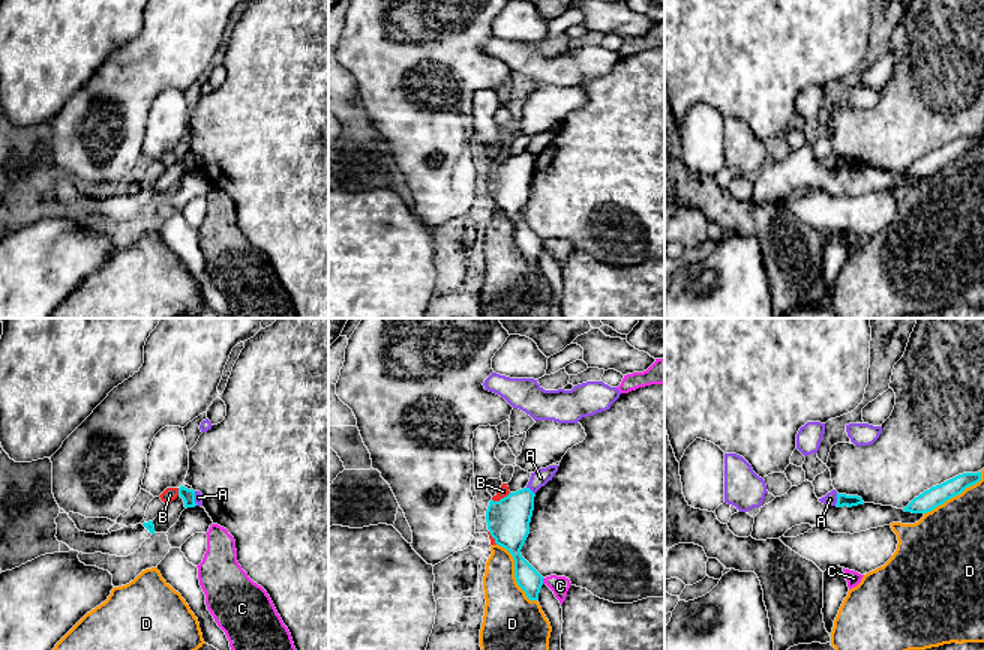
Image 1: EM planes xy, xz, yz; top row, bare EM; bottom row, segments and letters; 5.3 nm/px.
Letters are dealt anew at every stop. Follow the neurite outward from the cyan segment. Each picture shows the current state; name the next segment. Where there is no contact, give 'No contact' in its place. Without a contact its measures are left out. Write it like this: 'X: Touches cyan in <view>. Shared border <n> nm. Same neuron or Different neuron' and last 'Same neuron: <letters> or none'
A: Touches cyan in yz. Shared border 70 nm. Different neuron
B: Touches cyan in xz. Shared border 110 nm. Different neuron
C: Touches cyan in xz. Shared border 30 nm. Different neuron
D: Touches cyan in xz. Shared border 380 nm. Different neuron
Same neuron: none

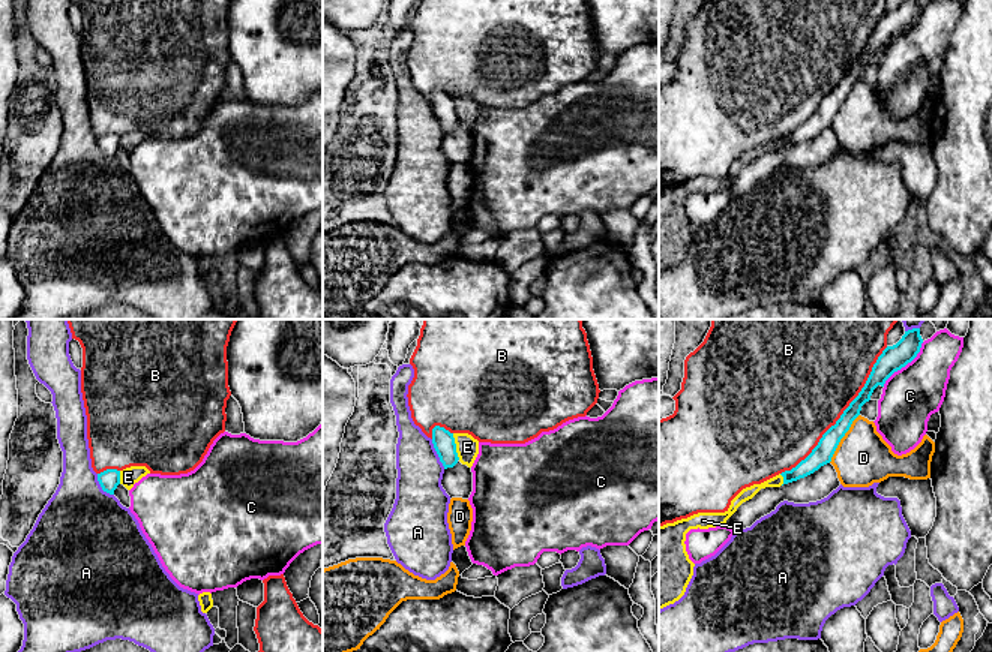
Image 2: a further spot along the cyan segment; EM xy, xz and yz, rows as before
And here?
A: Touches cyan in xz. Shared border 180 nm. Different neuron
B: Touches cyan in yz. Shared border 900 nm. Different neuron
C: Touches cyan in yz. Shared border 320 nm. Different neuron
D: Touches cyan in yz. Shared border 300 nm. Different neuron
E: Touches cyan in xz. Shared border 150 nm. Different neuron
Same neuron: none

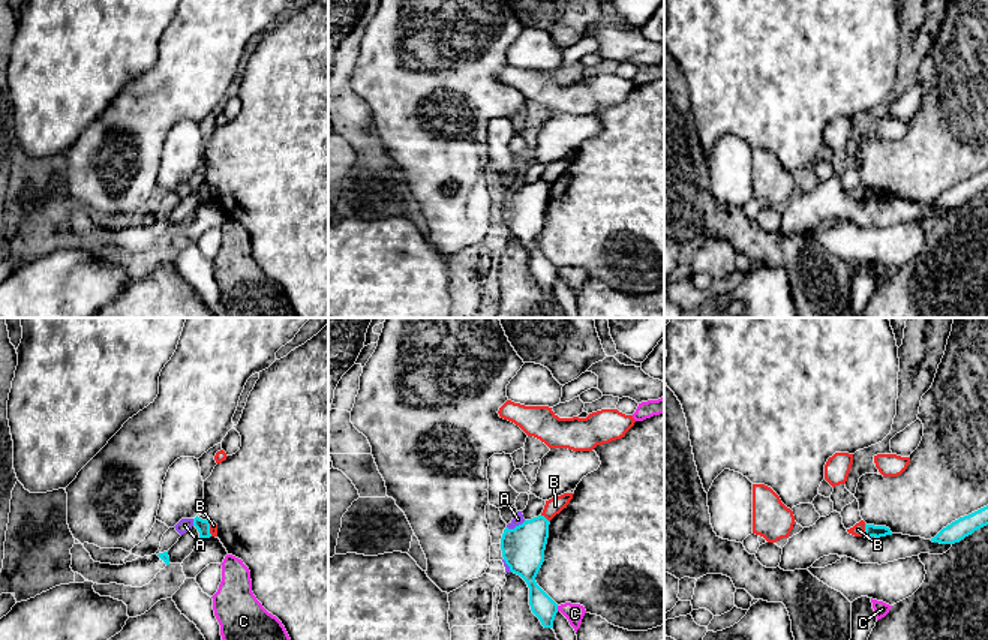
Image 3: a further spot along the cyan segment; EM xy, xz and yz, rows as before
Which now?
A: Touches cyan in xz. Shared border 110 nm. Different neuron
B: Touches cyan in yz. Shared border 70 nm. Different neuron
C: Touches cyan in xz. Shared border 30 nm. Different neuron
Same neuron: none

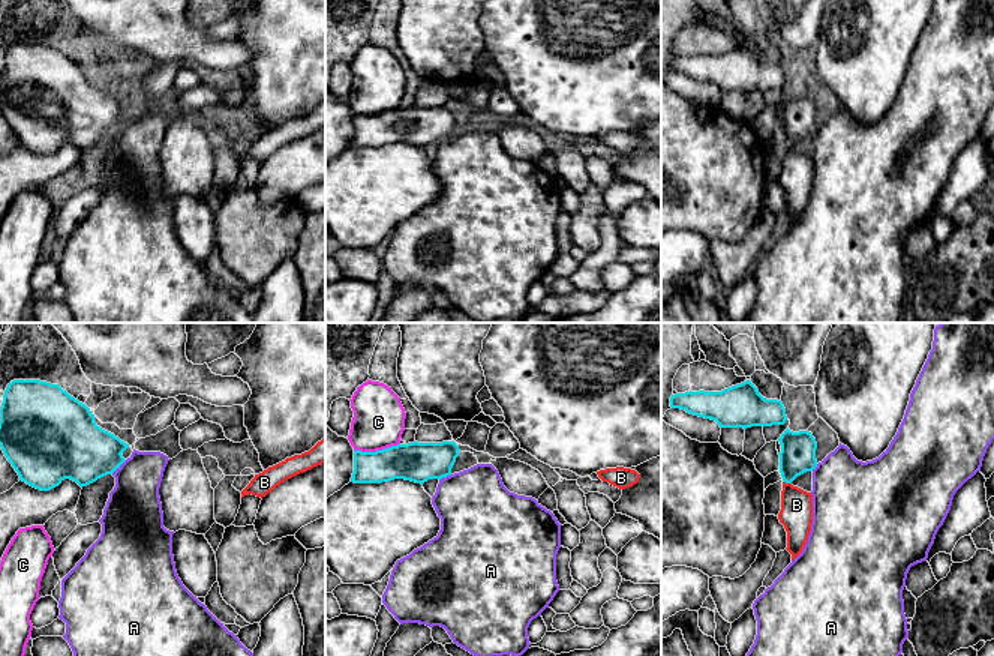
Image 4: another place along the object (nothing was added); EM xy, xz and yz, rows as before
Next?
A: Touches cyan in xy. Shared border 120 nm. Different neuron
B: Touches cyan in yz. Shared border 50 nm. Same neuron
C: Touches cyan in xz. Shared border 260 nm. Different neuron
Same neuron: B

